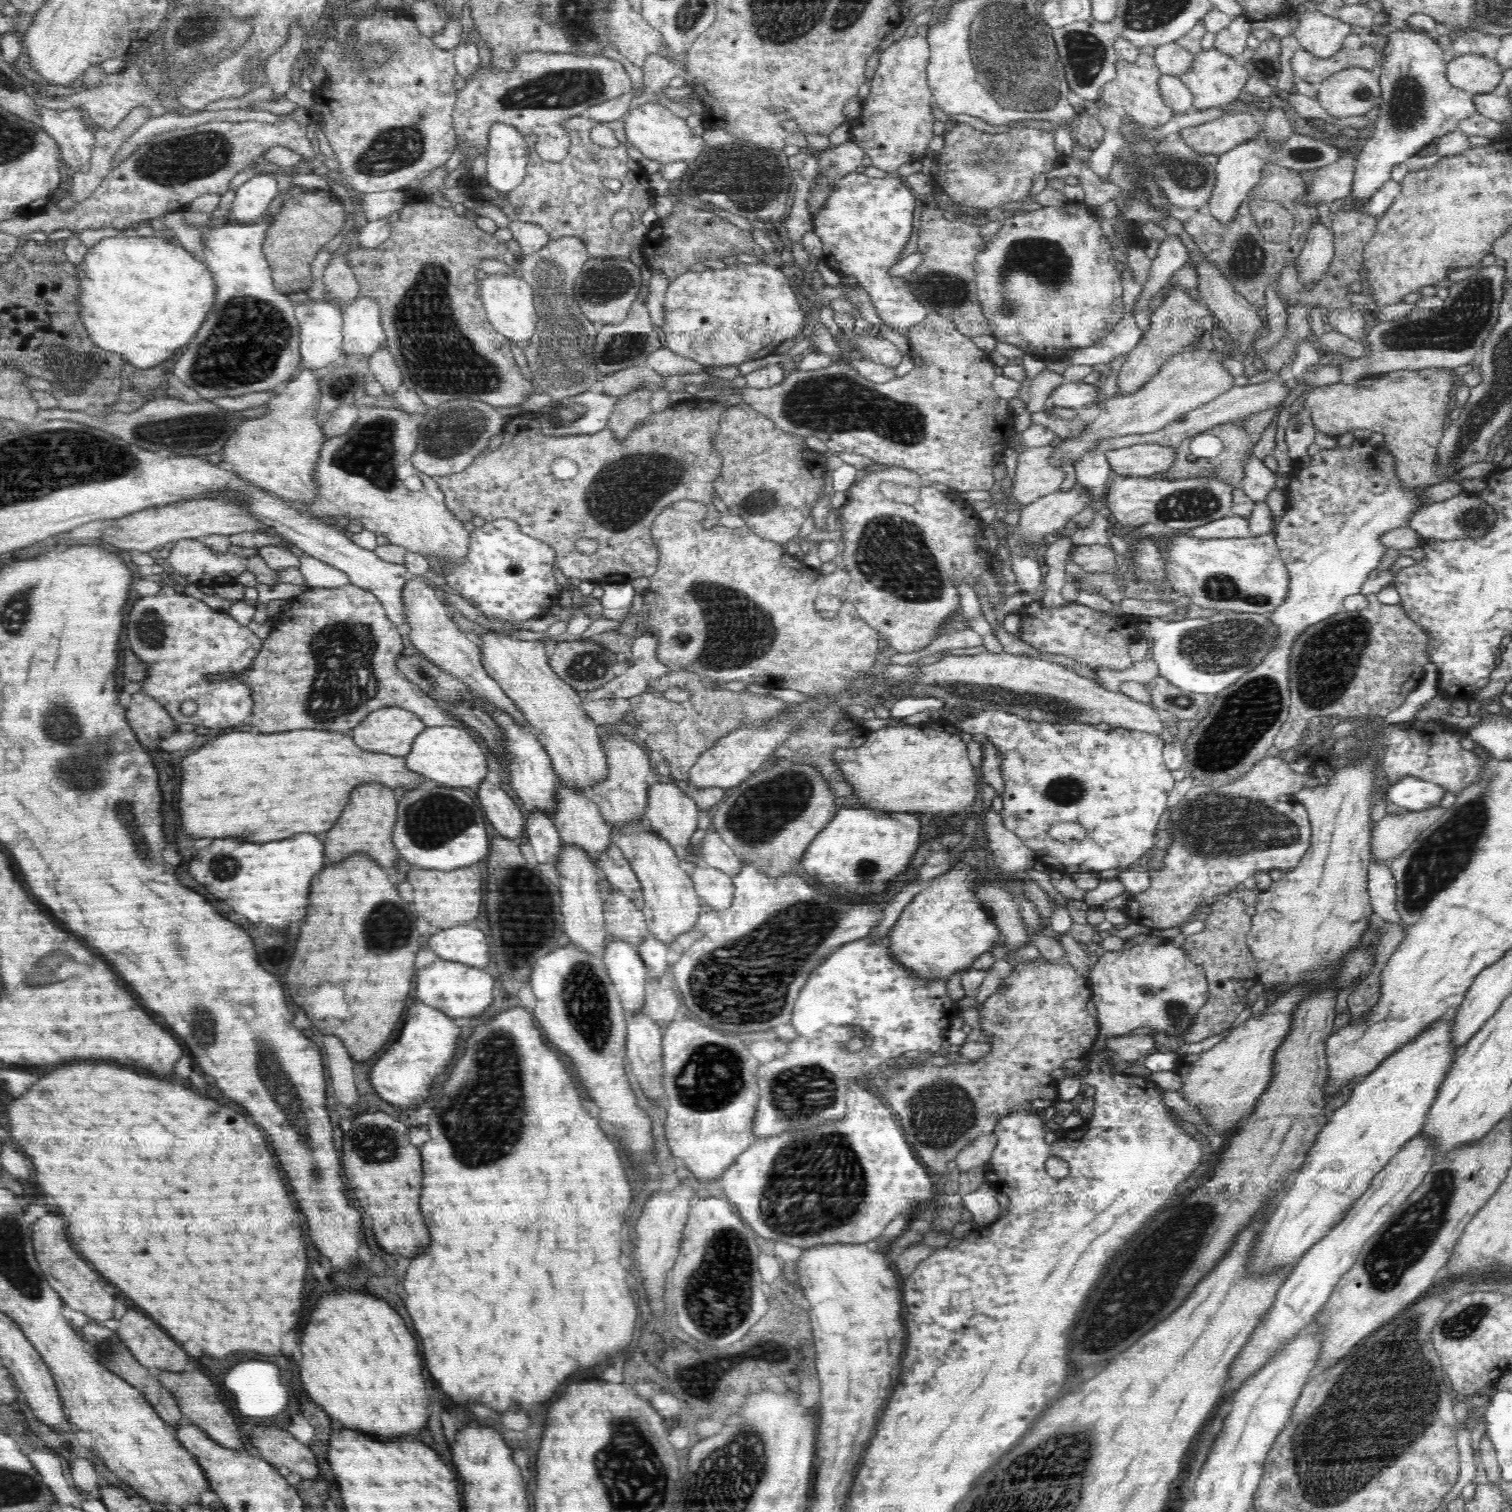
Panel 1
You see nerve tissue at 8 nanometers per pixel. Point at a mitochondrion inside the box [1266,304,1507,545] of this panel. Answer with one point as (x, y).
(1473, 520)

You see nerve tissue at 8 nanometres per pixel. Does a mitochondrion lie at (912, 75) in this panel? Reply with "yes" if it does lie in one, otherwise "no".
no

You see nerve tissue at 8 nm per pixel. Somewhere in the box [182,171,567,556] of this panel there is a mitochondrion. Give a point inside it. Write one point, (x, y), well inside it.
(438, 358)

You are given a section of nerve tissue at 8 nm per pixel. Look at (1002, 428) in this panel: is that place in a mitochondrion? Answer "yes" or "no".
no

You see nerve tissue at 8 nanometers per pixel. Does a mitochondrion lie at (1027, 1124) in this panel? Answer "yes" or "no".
no

